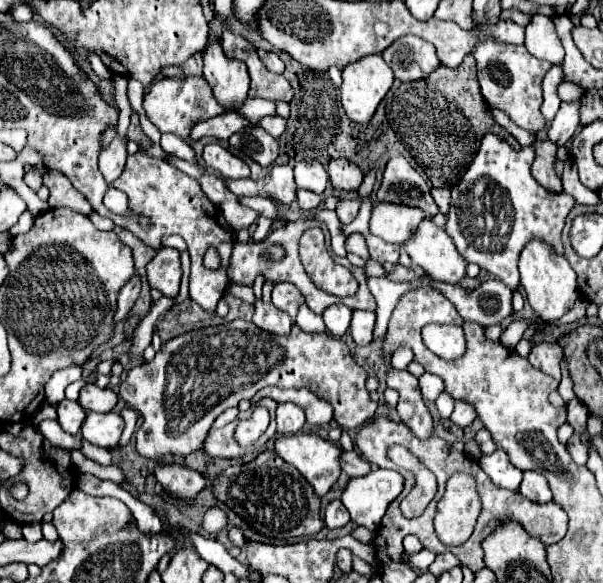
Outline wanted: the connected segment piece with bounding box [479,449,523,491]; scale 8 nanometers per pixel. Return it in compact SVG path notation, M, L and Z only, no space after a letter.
M497 449L495 453L481 457L479 465L491 477L491 481L497 487L503 487L503 489L509 489L509 491L517 491L519 489L523 473L517 467L511 467L505 451Z

